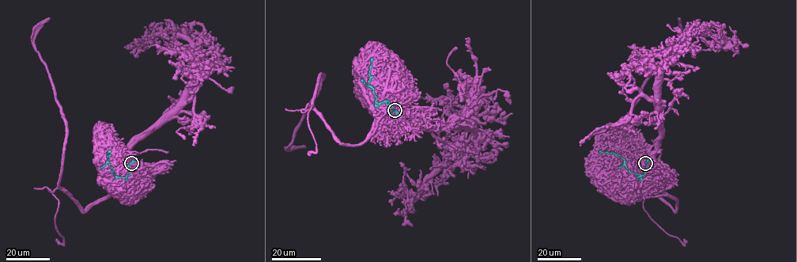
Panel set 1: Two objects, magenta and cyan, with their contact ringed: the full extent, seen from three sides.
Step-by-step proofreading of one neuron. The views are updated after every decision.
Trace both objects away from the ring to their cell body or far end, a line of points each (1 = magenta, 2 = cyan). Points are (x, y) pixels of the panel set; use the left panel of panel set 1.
1: (132, 163), (122, 169), (113, 189), (83, 210), (58, 186), (66, 125), (34, 43), (34, 32), (49, 18)
2: (132, 163), (128, 166), (130, 174), (117, 177), (107, 160), (107, 153), (111, 151)

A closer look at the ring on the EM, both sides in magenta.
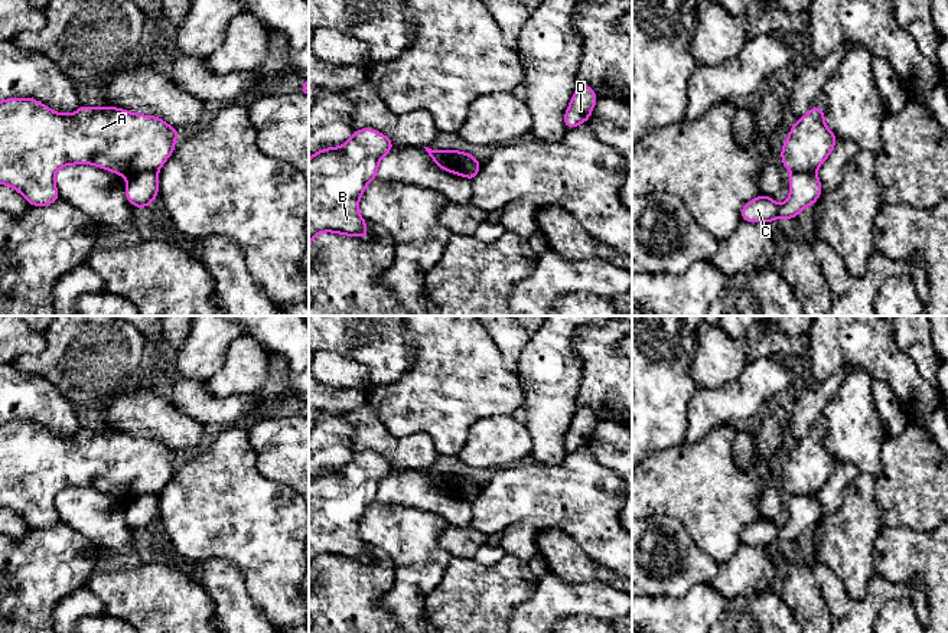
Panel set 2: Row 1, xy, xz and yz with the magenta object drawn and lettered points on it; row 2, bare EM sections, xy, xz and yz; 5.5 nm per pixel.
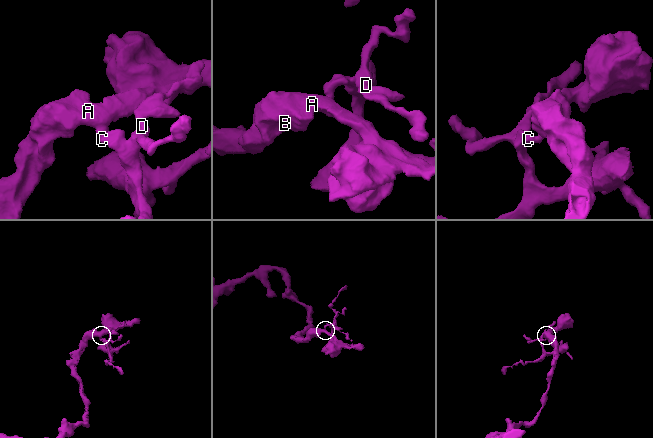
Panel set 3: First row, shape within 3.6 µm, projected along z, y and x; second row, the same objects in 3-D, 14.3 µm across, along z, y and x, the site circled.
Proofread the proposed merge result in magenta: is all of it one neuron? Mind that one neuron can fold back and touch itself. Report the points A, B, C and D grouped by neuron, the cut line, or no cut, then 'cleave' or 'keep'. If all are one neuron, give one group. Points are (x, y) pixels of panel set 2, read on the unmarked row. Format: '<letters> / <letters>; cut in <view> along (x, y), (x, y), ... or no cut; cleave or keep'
A B / C D; cut in xy along (156, 493), (143, 493), (127, 502); cleave

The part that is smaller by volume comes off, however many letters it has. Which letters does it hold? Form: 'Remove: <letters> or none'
Remove: C, D

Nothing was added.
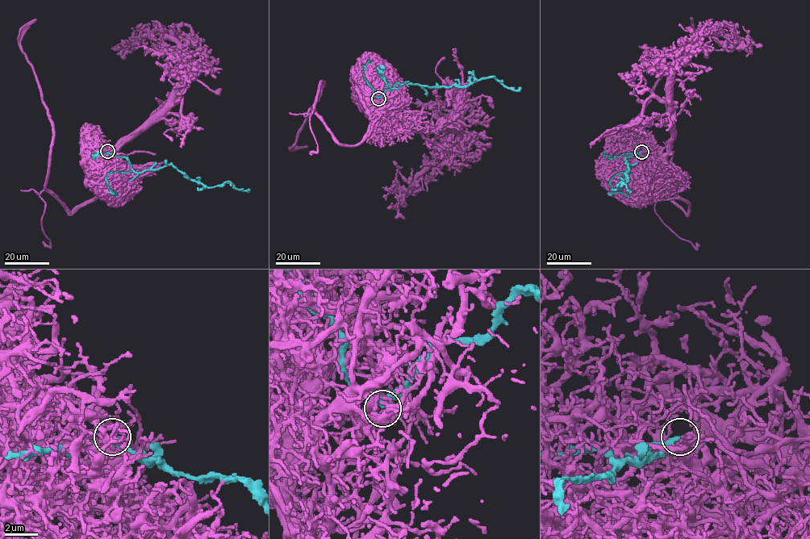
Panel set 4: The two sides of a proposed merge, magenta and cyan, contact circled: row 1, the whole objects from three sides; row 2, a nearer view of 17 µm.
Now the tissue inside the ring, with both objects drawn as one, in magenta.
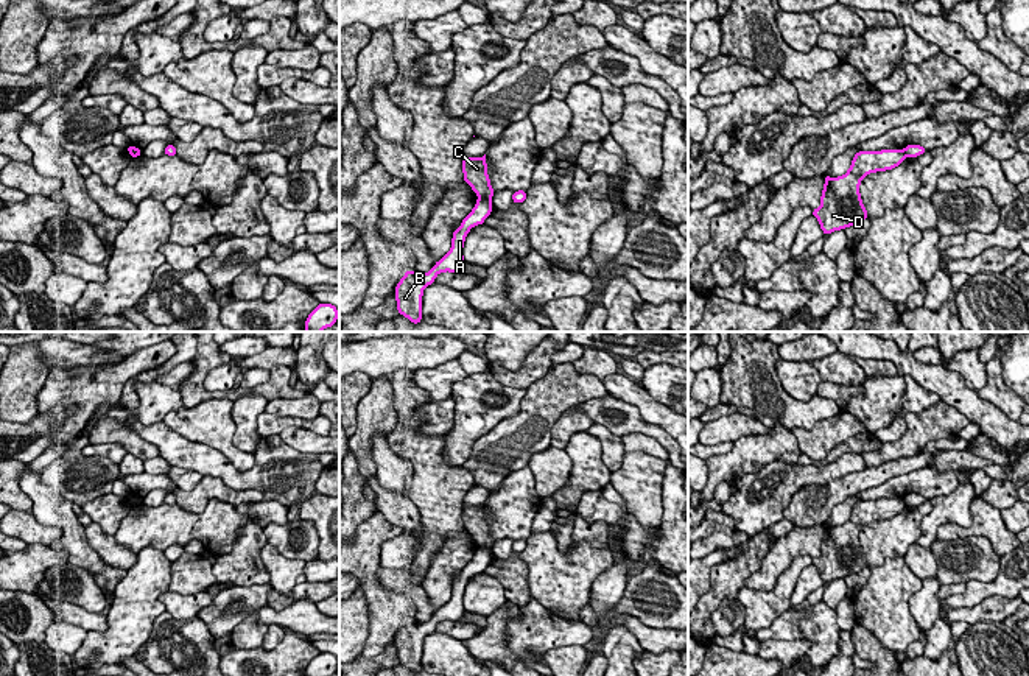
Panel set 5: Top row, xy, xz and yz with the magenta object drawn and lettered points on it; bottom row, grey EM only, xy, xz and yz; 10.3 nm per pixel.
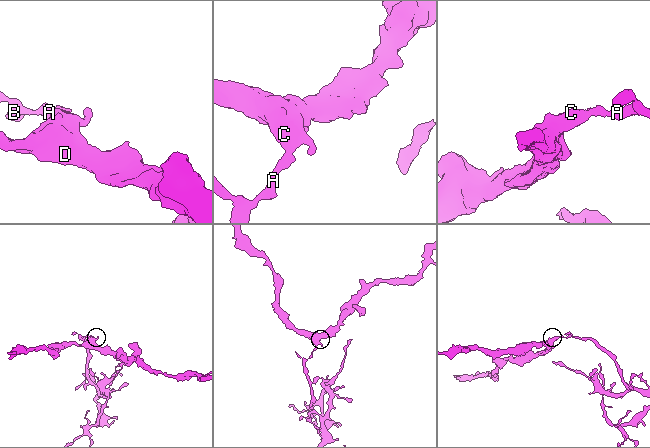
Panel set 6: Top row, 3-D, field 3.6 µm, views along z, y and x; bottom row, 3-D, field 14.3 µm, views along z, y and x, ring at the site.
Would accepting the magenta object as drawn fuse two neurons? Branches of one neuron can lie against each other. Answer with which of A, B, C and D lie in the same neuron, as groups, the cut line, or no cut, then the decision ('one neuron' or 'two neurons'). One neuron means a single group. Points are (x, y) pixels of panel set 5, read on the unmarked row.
groups A B / C D; cut xz (478, 545), (489, 550); two neurons

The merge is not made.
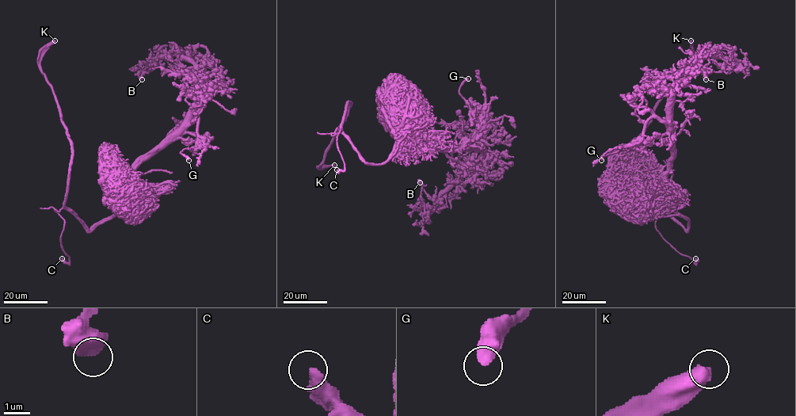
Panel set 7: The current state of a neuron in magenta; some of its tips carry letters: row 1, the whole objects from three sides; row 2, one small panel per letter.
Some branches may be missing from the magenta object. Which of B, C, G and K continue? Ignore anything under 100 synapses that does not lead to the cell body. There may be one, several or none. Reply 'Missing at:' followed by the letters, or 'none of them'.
Missing at: K

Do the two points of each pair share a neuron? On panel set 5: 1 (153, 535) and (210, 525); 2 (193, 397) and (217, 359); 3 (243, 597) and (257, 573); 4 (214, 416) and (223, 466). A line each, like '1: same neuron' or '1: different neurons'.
1: same neuron
2: same neuron
3: different neurons
4: different neurons

